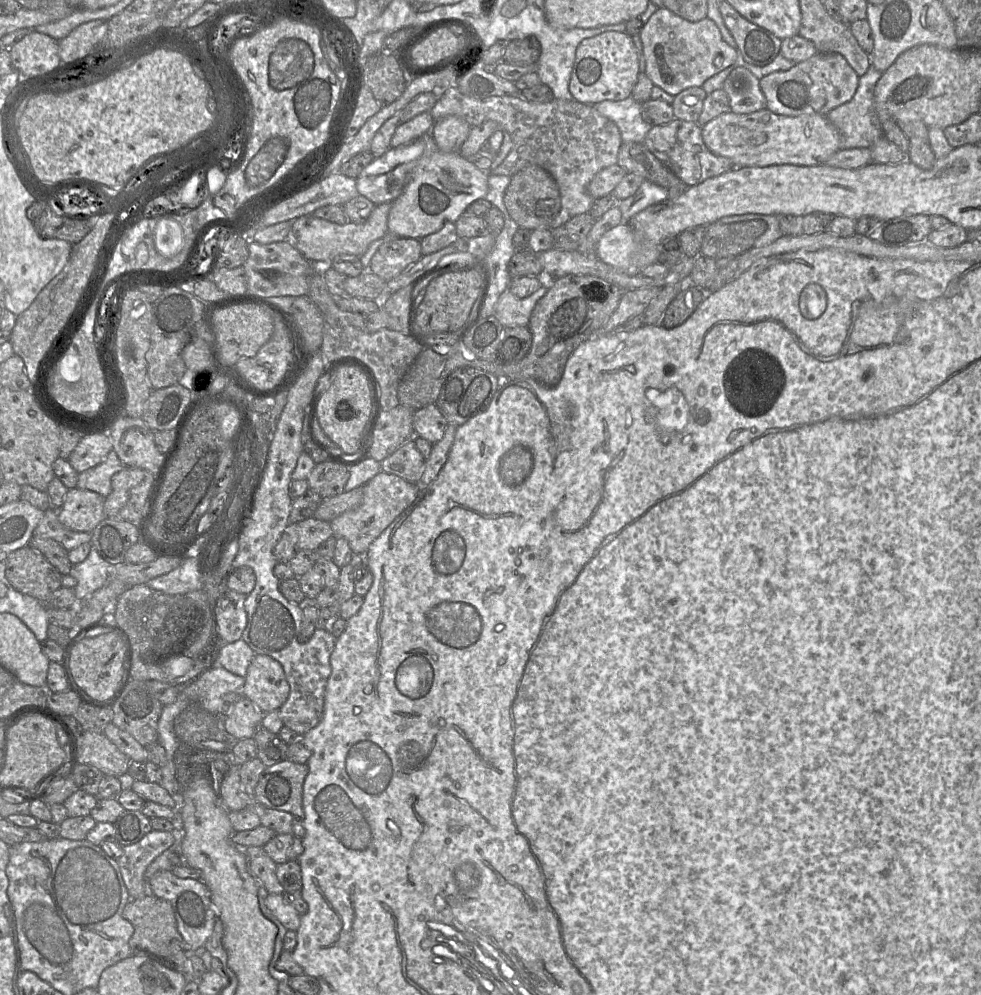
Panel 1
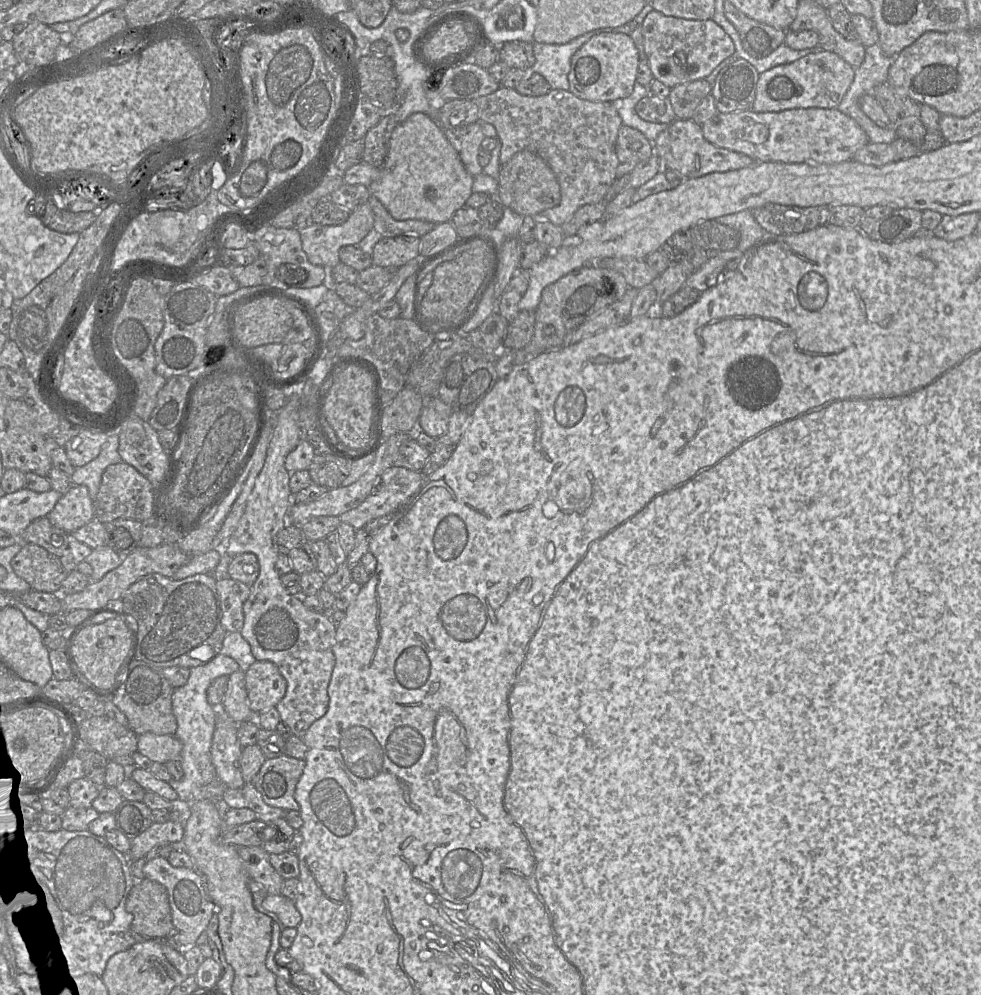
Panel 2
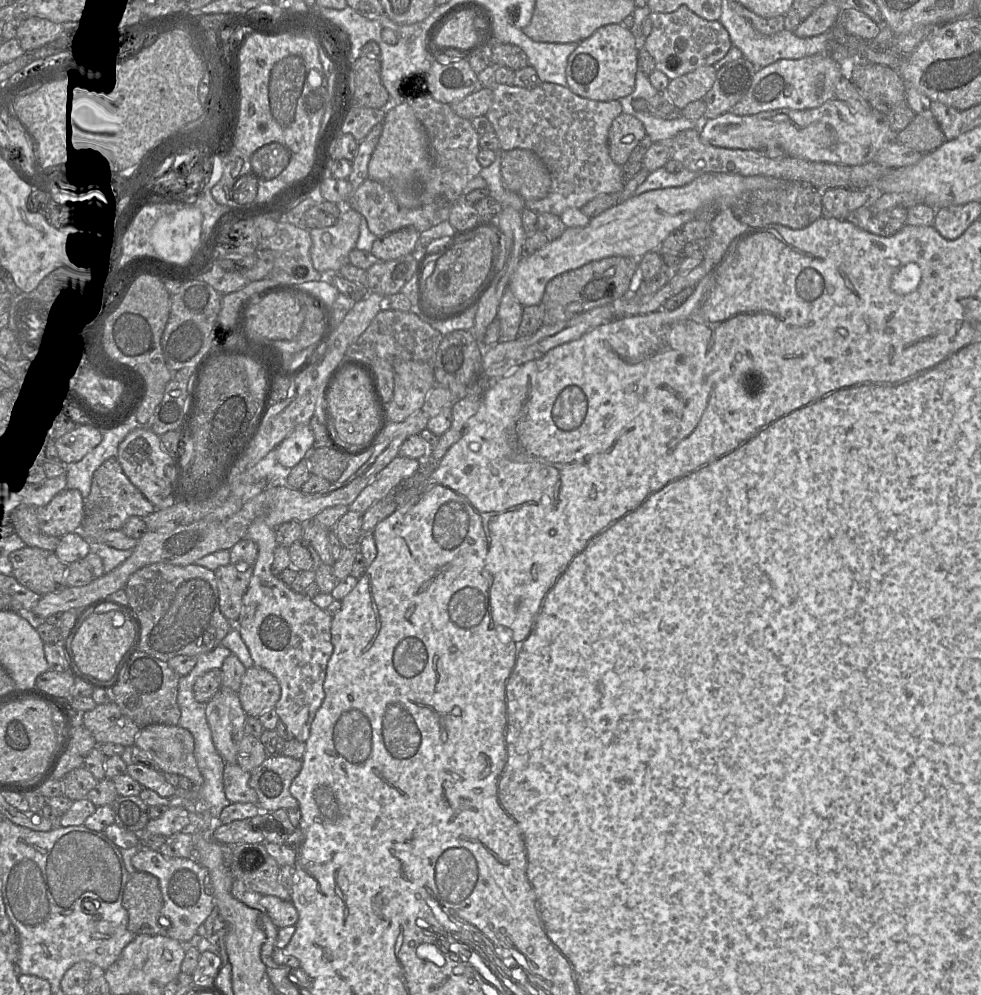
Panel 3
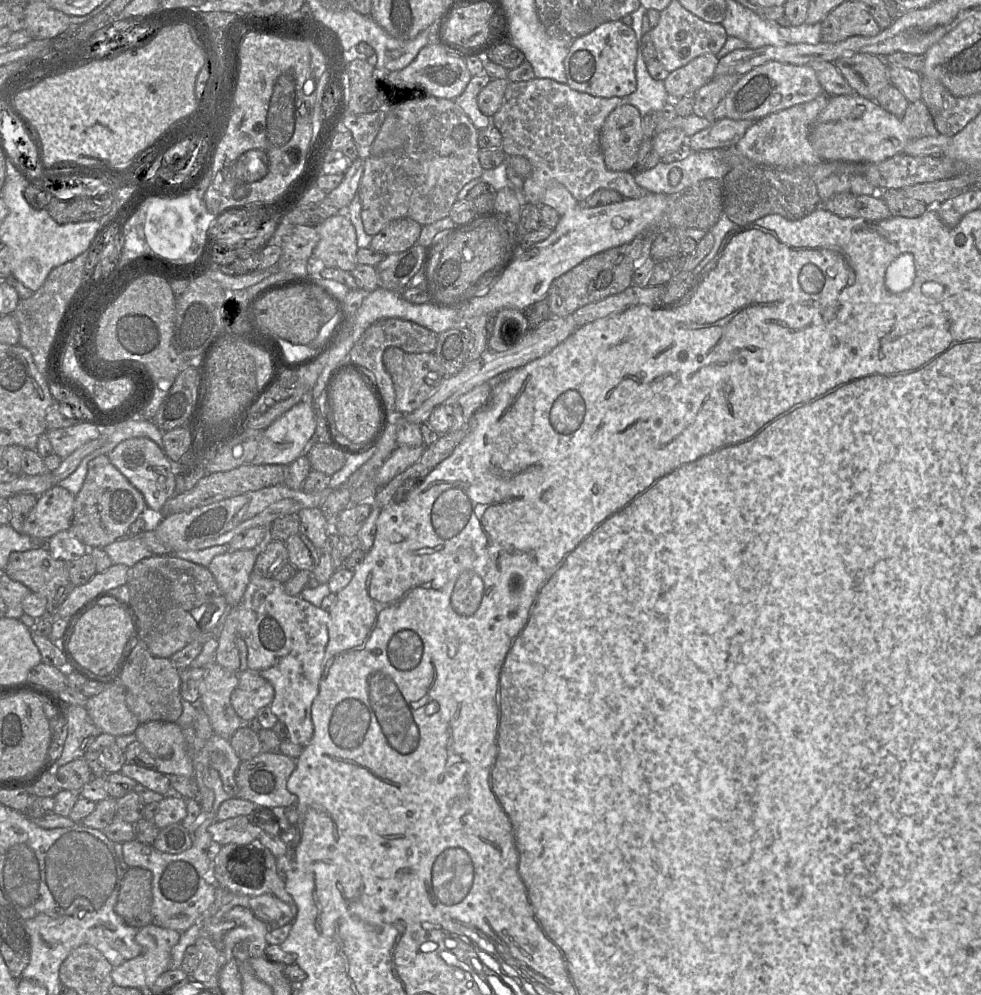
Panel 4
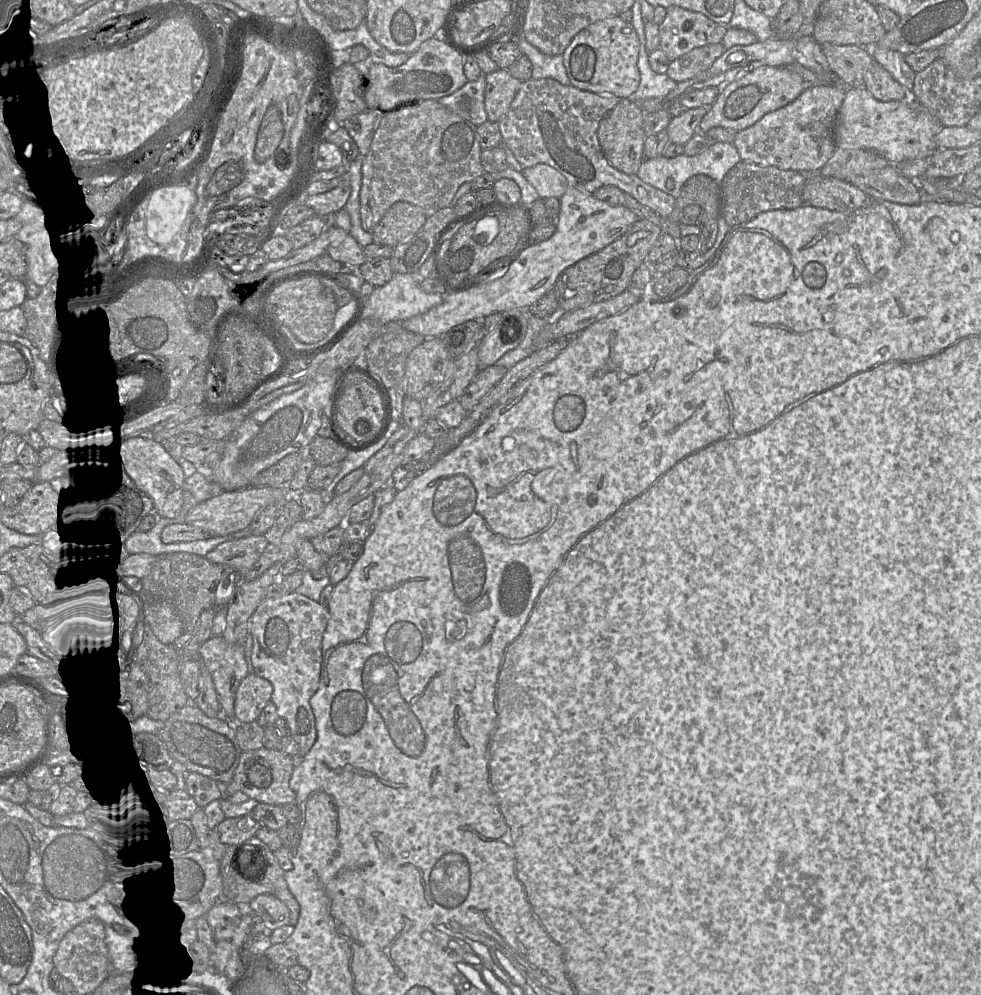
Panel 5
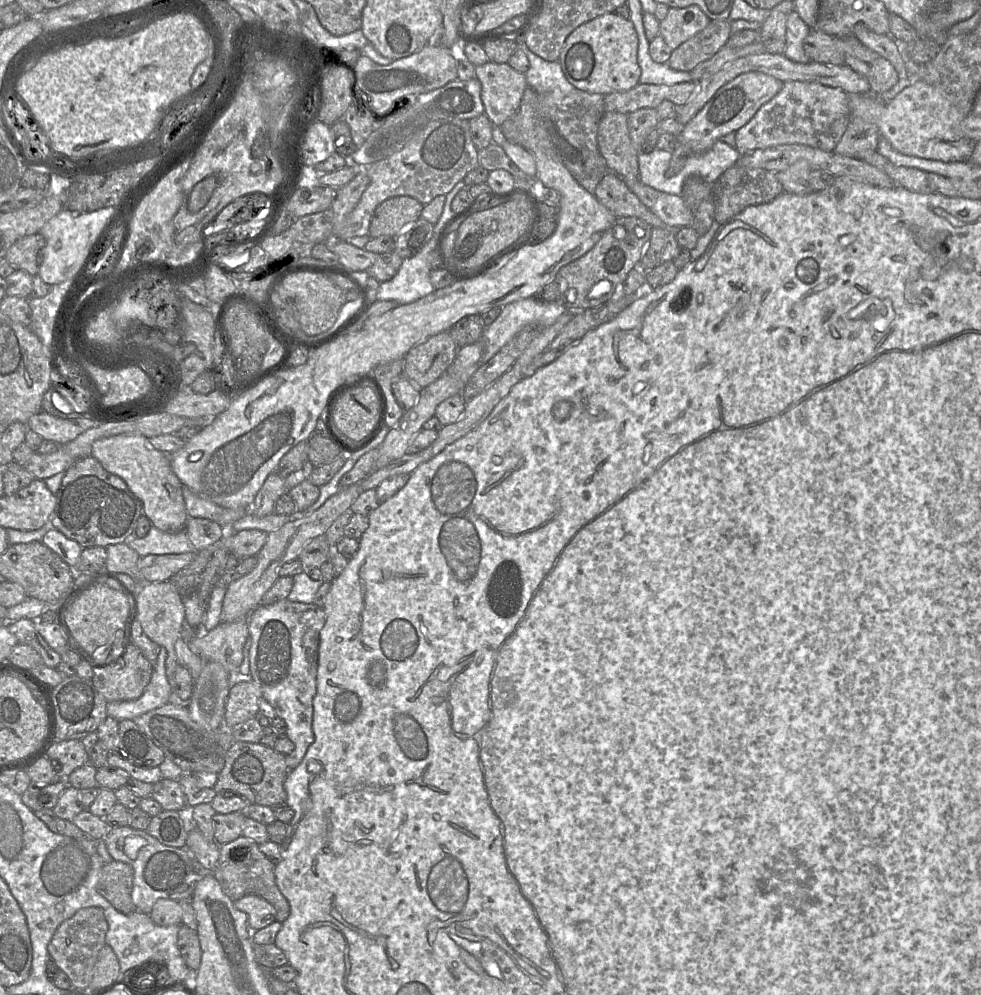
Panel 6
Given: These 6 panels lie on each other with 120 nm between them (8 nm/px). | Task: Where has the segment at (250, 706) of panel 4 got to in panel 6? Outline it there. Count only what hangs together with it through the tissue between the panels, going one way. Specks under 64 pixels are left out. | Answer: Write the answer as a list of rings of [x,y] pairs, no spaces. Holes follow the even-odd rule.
[[[253,680],[232,682],[225,704],[225,724],[233,728],[255,717],[262,698],[261,689]]]

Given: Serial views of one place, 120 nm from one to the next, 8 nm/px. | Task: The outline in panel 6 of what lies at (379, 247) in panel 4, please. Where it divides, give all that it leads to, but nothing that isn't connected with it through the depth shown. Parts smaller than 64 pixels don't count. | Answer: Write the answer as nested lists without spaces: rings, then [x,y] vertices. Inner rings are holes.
[[[396,196],[383,201],[374,211],[369,236],[396,237],[421,217],[424,205],[410,196]]]

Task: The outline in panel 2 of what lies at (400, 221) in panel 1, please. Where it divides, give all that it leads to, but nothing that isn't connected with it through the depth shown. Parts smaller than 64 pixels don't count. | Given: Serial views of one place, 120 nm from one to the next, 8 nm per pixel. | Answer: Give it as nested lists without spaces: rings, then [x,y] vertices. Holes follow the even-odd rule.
[[[417,112],[394,128],[382,165],[381,177],[373,181],[368,188],[370,195],[377,198],[395,220],[416,219],[439,224],[450,221],[452,215],[465,205],[472,194],[473,181],[474,177],[467,172],[459,154],[442,130],[426,113]]]

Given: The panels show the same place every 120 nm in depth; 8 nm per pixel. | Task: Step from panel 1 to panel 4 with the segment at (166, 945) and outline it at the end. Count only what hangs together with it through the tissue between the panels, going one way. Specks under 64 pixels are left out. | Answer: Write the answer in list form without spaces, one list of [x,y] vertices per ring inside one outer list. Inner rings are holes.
[[[129,867],[121,884],[115,912],[126,924],[140,929],[153,923],[152,900],[152,872]]]

